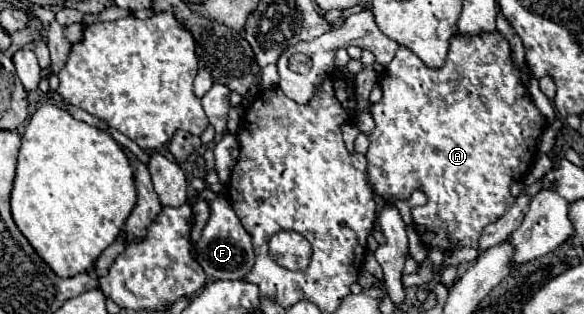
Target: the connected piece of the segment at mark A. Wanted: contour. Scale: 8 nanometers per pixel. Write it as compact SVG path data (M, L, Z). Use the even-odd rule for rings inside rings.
M498 31L478 37L454 35L442 69L428 69L410 49L400 47L382 75L382 91L382 99L372 107L376 129L368 135L370 187L386 201L390 195L410 199L416 189L426 193L428 203L412 207L414 227L426 247L440 247L442 251L476 247L482 229L514 205L516 199L510 195L512 175L520 171L522 177L530 169L536 159L536 141L546 129L546 119L534 107L520 81L520 71L512 65L506 39Z

